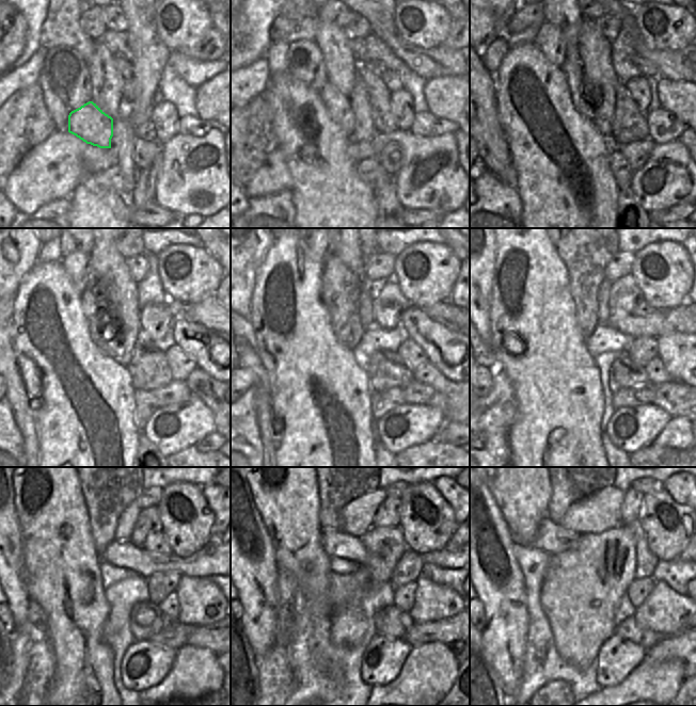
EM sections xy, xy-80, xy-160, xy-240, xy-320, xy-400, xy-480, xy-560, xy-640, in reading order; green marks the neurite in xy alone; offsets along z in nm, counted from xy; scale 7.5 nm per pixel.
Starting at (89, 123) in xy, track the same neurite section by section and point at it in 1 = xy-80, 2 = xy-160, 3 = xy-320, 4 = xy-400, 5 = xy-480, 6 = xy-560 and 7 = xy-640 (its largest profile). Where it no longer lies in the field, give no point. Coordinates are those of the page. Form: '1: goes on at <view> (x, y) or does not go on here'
1: goes on at xy-80 (337, 105)
2: goes on at xy-160 (579, 94)
3: goes on at xy-320 (341, 289)
4: goes on at xy-400 (587, 250)
5: goes on at xy-480 (108, 488)
6: goes on at xy-560 (336, 488)
7: goes on at xy-640 (568, 488)

